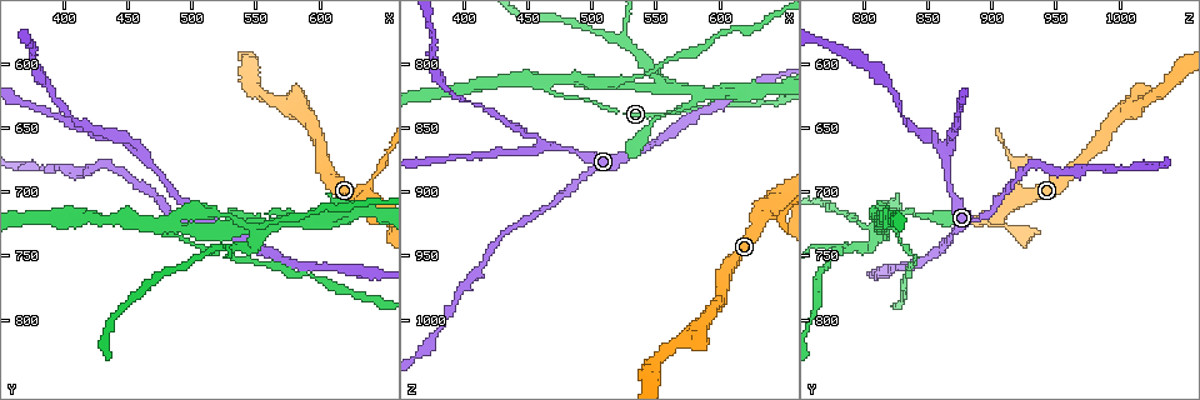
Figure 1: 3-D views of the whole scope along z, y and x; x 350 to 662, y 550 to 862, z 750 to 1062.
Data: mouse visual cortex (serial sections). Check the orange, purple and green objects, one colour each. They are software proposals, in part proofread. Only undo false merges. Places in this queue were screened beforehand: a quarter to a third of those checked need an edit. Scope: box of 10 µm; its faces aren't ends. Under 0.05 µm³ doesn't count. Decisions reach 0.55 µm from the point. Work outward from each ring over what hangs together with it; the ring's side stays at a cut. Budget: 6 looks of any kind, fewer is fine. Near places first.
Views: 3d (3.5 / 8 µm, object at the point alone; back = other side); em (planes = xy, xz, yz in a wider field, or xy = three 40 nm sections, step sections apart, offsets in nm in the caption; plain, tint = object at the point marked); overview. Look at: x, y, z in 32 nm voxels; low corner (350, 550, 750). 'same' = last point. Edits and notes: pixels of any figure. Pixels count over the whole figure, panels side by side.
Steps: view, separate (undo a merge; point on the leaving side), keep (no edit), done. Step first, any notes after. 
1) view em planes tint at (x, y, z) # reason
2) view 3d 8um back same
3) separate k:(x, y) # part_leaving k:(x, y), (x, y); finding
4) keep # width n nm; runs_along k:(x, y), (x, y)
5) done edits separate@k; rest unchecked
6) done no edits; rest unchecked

view 3d 3.5um back at (640, 690, 920) # narrows sharply

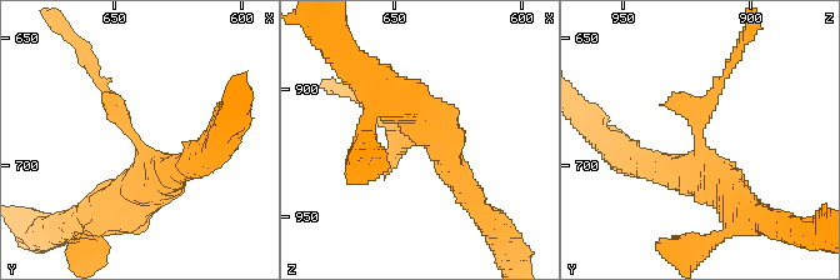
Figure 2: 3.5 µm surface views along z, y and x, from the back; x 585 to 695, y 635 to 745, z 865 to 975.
view em xy step 5 tint at (641, 690, 921)

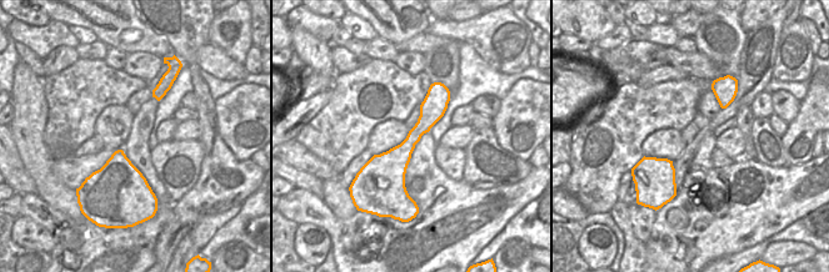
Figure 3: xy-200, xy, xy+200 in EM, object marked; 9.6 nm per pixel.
keep # runs_along 3:(434, 90), (398, 157), (399, 191); one cell here

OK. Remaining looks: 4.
view 3d 3.5um at (462, 726, 816) # side arm on a straight run

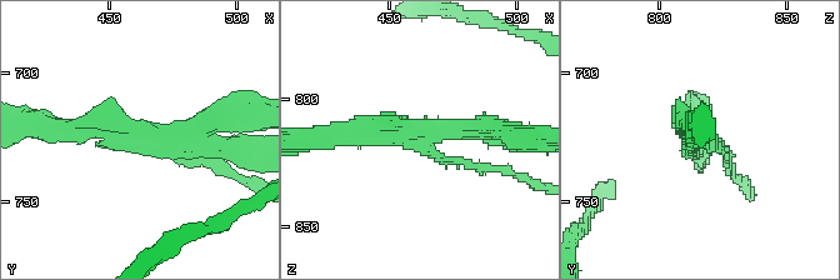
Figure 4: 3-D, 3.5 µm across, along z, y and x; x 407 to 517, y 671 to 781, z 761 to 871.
view em xy step 3 tint at (463, 725, 814) # arms 3; arm_widths 100, 250, 300 nm; now the EM

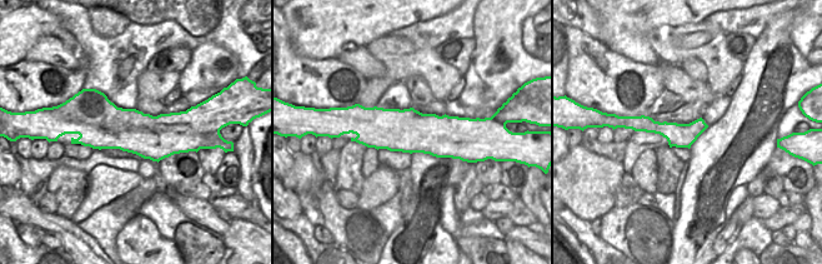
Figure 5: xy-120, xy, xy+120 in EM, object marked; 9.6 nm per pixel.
view em xy step 2 tint same

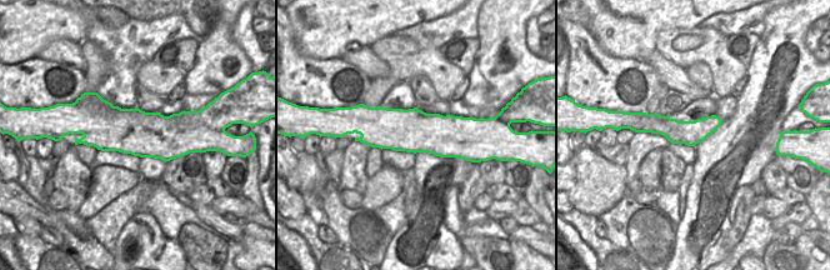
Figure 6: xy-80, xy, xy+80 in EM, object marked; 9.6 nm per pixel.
separate 4:(100, 110) # part_leaving 4:(143, 136), (254, 144); a second cell is stuck on

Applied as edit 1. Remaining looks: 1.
done edits separate@4; rest unchecked

